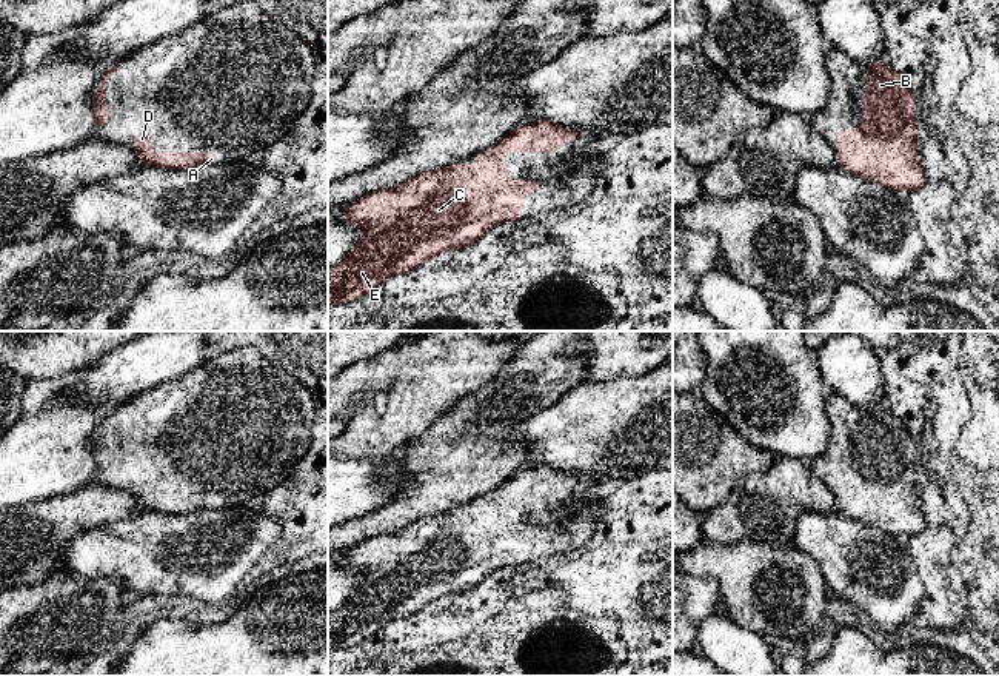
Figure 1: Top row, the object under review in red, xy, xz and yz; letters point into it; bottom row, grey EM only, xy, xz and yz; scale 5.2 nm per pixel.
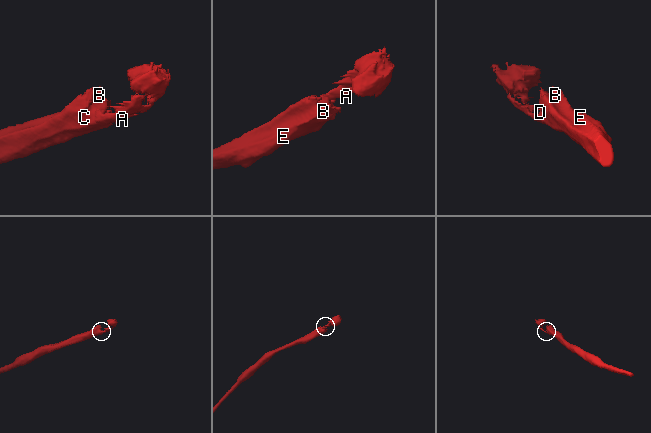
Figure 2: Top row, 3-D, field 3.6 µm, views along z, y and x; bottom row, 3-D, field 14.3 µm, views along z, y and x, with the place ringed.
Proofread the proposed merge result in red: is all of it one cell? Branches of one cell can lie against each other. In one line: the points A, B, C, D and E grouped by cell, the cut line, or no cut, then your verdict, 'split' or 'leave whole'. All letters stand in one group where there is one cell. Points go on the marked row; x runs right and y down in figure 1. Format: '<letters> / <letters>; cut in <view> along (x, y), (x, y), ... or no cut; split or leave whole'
A B C D E; no cut; leave whole

